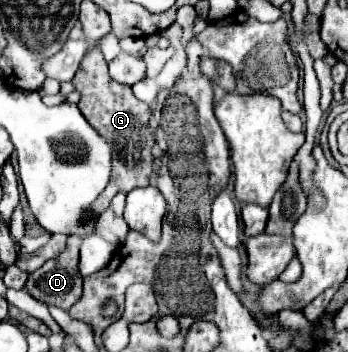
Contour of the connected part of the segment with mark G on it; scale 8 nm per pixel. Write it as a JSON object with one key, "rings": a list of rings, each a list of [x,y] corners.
{"rings":[[[92,50],[86,54],[84,62],[80,64],[80,70],[76,72],[72,80],[74,88],[80,92],[78,108],[84,114],[84,118],[90,122],[90,126],[106,138],[106,142],[112,146],[112,176],[110,182],[94,202],[92,202],[92,216],[98,218],[108,206],[110,200],[118,192],[130,192],[138,186],[148,186],[148,178],[154,174],[154,156],[152,148],[156,144],[154,132],[150,130],[150,118],[152,110],[146,102],[138,100],[132,94],[130,86],[120,86],[114,82],[108,74],[108,64],[102,58],[100,50]]]}

